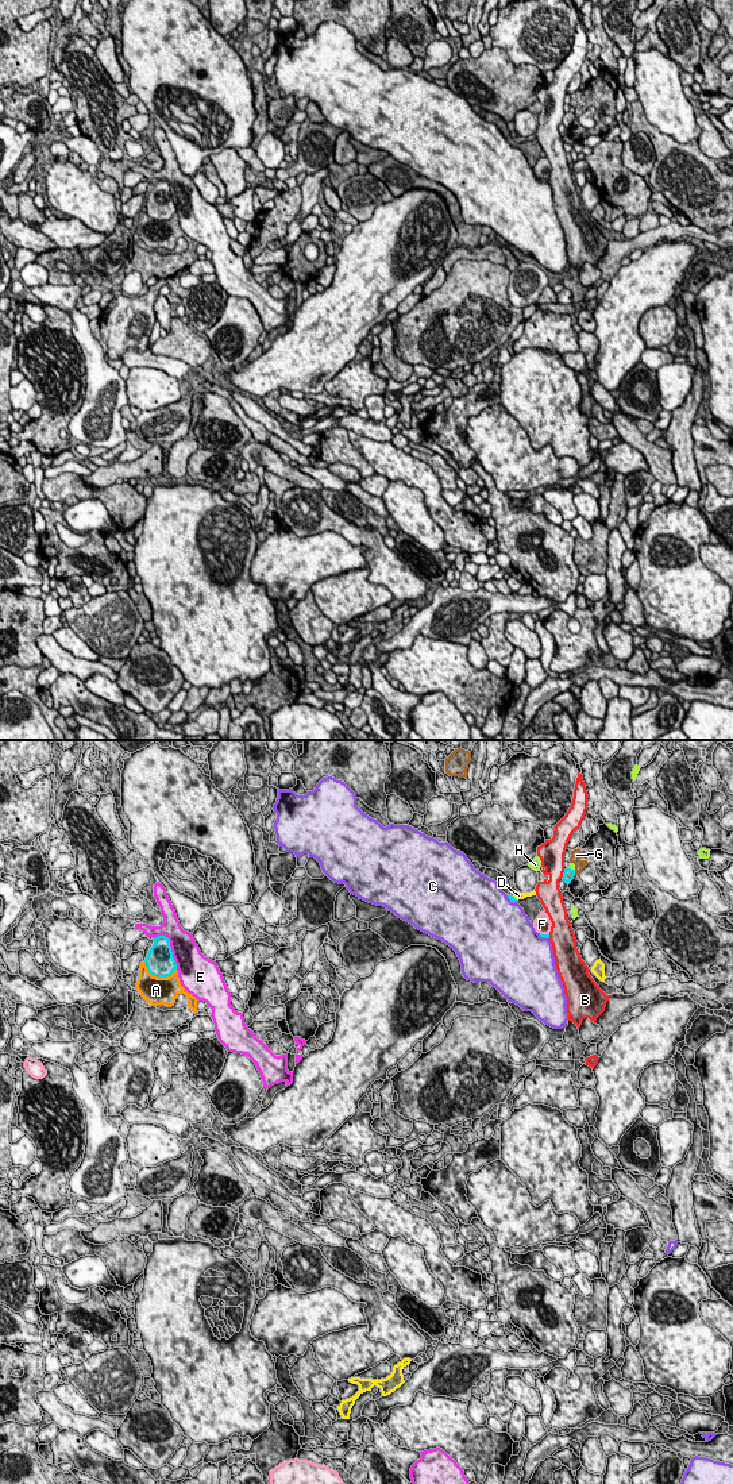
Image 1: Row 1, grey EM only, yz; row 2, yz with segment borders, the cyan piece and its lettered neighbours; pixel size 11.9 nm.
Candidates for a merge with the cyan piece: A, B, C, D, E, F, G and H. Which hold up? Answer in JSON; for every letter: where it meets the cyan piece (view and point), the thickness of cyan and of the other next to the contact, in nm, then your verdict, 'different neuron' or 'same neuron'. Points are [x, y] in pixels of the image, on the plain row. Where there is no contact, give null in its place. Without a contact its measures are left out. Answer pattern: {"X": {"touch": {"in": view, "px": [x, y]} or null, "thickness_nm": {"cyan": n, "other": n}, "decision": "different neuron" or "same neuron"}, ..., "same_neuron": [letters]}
{"A": {"touch": {"in": "yz", "px": [157, 220]}, "thickness_nm": {"cyan": 340, "other": 320}, "decision": "different neuron"}, "B": {"touch": {"in": "yz", "px": [563, 118]}, "thickness_nm": {"cyan": 140, "other": 280}, "decision": "different neuron"}, "C": {"touch": {"in": "yz", "px": [512, 145]}, "thickness_nm": {"cyan": 70, "other": 480}, "decision": "different neuron"}, "D": {"touch": {"in": "yz", "px": [513, 141]}, "thickness_nm": {"cyan": 70, "other": 100}, "decision": "different neuron"}, "E": {"touch": {"in": "yz", "px": [170, 192]}, "thickness_nm": {"cyan": 340, "other": 320}, "decision": "different neuron"}, "F": {"touch": {"in": "yz", "px": [544, 178]}, "thickness_nm": {"cyan": 60, "other": 200}, "decision": "different neuron"}, "G": {"touch": {"in": "yz", "px": [574, 116]}, "thickness_nm": {"cyan": 140, "other": 140}, "decision": "different neuron"}, "H": {"touch": {"in": "yz", "px": [570, 112]}, "thickness_nm": {"cyan": 140, "other": 60}, "decision": "different neuron"}, "same_neuron": []}

